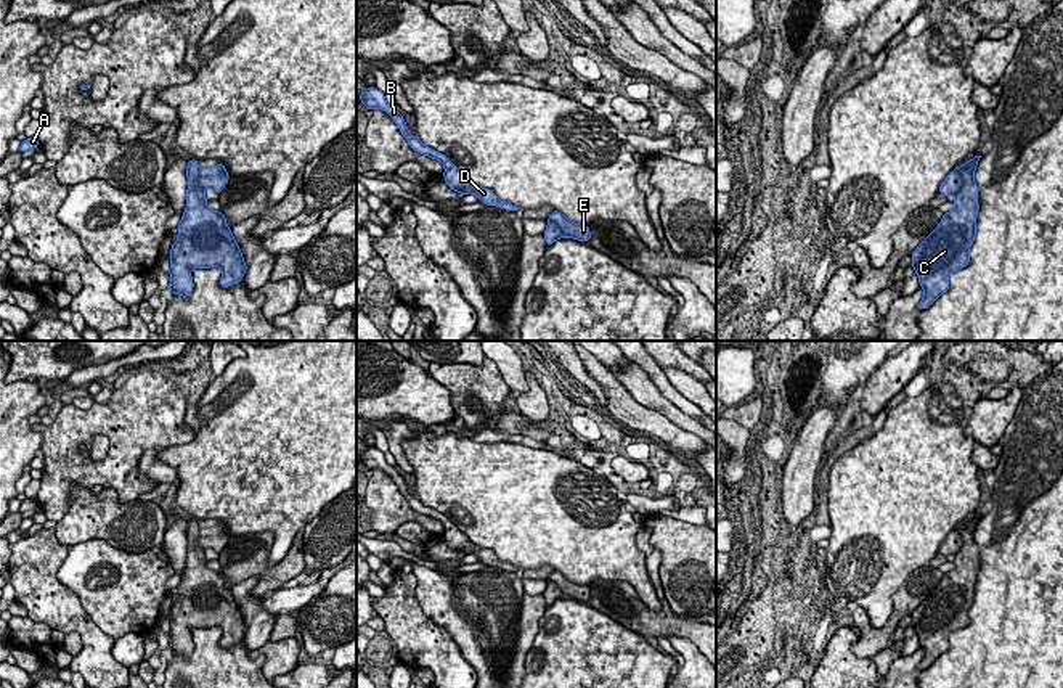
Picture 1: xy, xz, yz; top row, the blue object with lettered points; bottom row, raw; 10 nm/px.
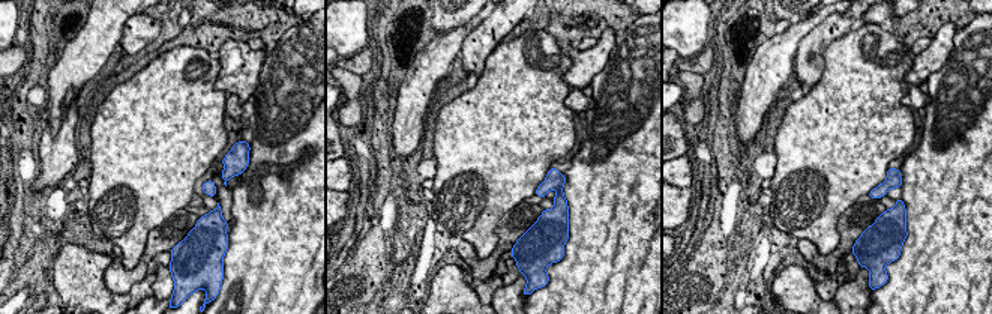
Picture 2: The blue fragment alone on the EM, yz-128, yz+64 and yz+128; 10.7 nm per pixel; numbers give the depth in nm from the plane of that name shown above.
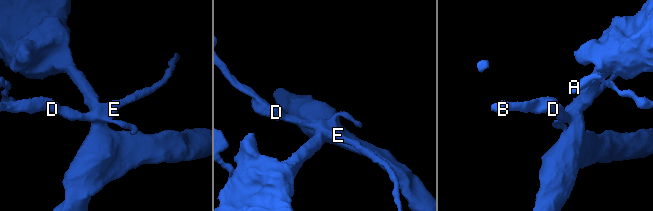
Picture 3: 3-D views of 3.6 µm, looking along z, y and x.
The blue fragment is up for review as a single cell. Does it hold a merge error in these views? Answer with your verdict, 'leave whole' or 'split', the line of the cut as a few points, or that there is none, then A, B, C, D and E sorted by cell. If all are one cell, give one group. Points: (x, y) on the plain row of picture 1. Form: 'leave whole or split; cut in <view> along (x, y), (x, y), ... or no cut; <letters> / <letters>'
split; cut in yz along (957, 528), (962, 545), (954, 553); A B D E / C

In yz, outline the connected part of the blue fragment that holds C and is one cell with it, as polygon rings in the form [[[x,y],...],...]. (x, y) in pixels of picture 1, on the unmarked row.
[[[975,516],[957,527],[963,545],[955,553],[955,567],[944,572],[938,587],[910,614],[920,648],[925,651],[918,664],[920,670],[928,669],[936,657],[949,651],[949,635],[952,632],[970,624],[968,611],[975,603],[980,569],[975,543],[975,529],[980,518]]]

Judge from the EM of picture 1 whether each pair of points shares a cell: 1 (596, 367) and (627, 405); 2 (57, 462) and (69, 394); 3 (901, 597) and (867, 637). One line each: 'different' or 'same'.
1: same
2: different
3: same

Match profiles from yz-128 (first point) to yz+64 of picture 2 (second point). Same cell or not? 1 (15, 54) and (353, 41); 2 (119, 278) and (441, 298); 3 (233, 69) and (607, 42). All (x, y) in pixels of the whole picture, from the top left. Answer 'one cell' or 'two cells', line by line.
1: two cells
2: two cells
3: one cell

